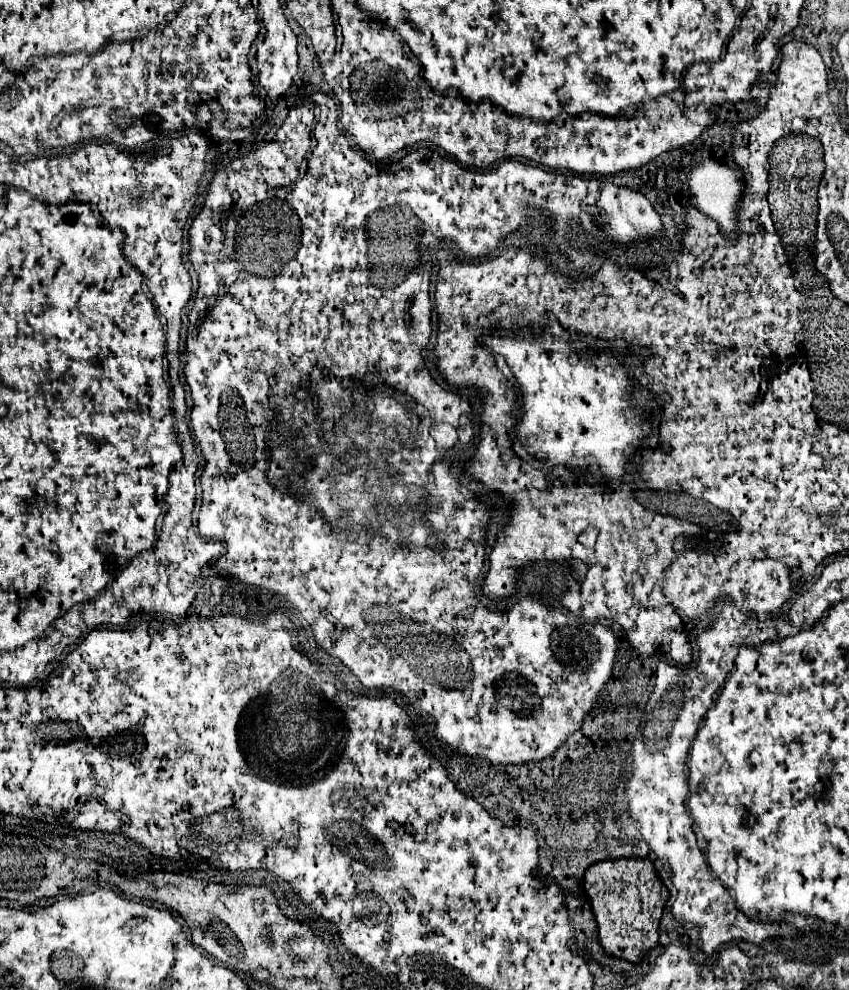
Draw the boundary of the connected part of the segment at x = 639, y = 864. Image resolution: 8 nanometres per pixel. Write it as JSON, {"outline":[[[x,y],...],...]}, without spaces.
{"outline":[[[648,859],[594,863],[584,875],[582,889],[598,923],[598,941],[608,955],[640,963],[658,945],[658,923],[668,901],[668,889]]]}

